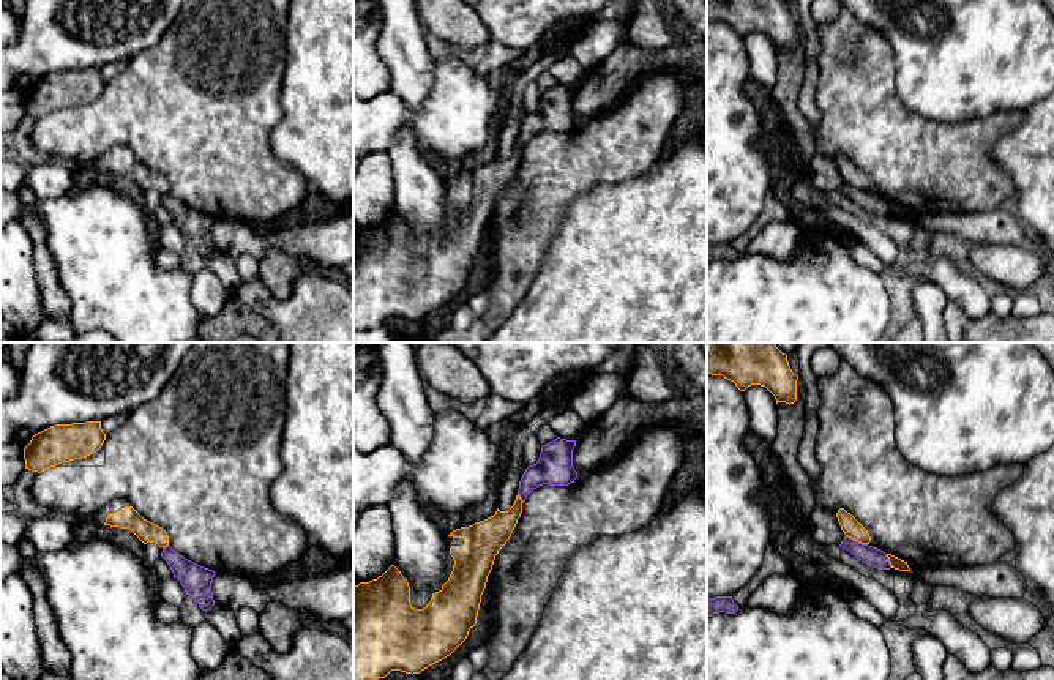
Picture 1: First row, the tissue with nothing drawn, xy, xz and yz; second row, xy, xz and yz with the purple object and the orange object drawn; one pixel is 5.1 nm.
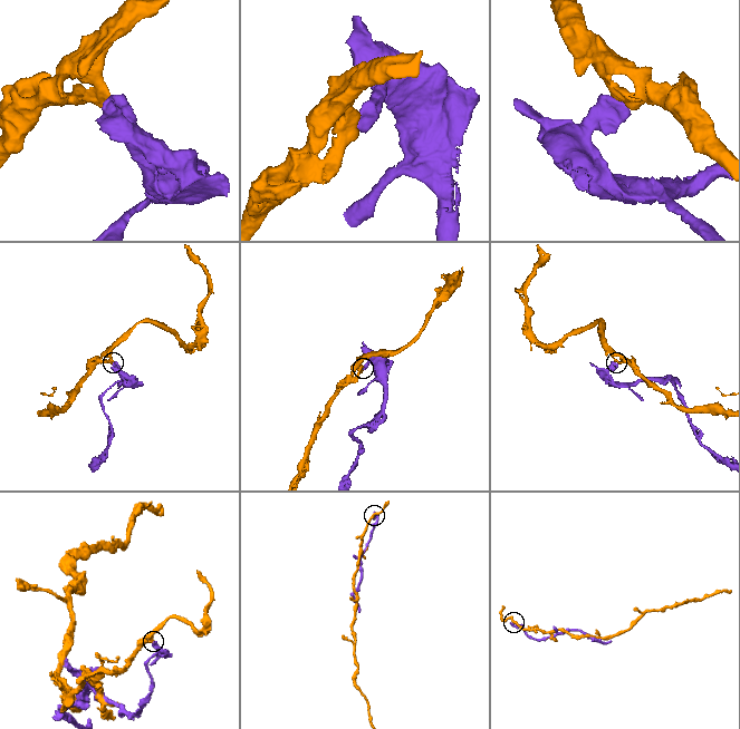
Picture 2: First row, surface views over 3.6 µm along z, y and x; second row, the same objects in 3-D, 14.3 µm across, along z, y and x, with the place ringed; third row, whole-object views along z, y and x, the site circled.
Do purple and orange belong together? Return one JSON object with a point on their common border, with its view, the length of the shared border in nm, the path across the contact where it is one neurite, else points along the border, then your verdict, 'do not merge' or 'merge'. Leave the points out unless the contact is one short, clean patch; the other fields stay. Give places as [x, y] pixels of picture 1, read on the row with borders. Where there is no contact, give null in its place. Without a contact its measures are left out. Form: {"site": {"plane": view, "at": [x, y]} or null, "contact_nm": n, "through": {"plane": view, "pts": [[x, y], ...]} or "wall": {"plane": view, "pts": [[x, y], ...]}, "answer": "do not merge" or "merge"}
{"site": {"plane": "yz", "at": [857, 541]}, "contact_nm": 120, "wall": {"plane": "yz", "pts": [[846, 535], [867, 545]]}, "answer": "do not merge"}

